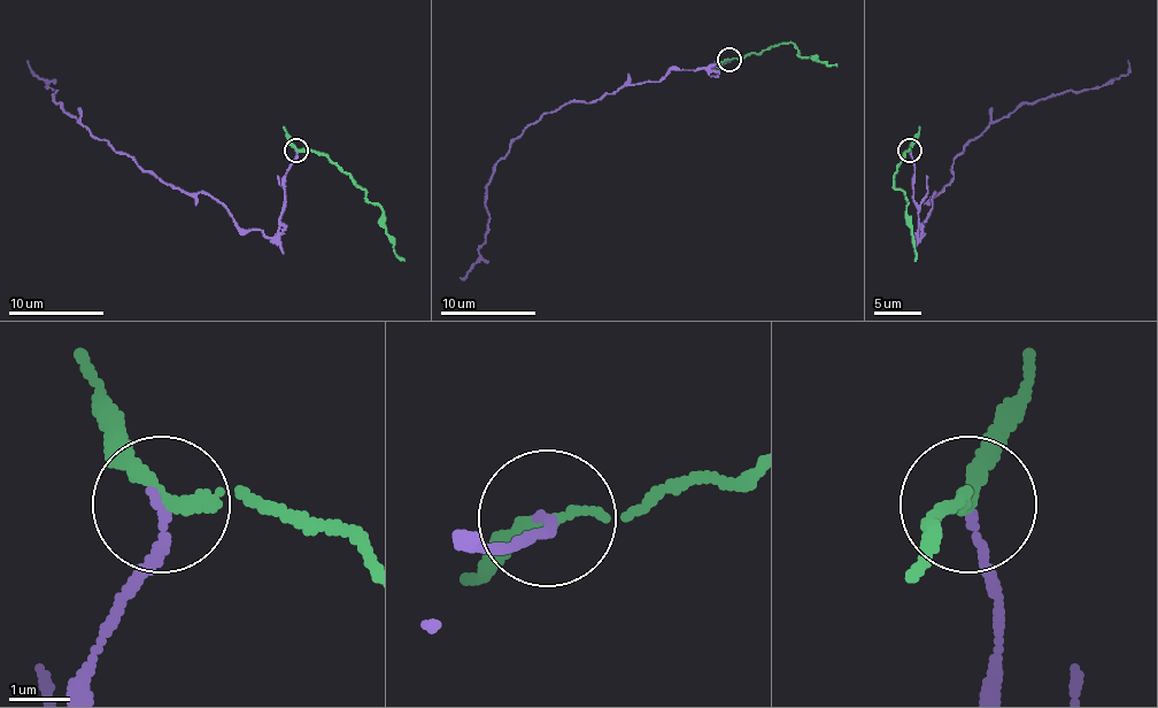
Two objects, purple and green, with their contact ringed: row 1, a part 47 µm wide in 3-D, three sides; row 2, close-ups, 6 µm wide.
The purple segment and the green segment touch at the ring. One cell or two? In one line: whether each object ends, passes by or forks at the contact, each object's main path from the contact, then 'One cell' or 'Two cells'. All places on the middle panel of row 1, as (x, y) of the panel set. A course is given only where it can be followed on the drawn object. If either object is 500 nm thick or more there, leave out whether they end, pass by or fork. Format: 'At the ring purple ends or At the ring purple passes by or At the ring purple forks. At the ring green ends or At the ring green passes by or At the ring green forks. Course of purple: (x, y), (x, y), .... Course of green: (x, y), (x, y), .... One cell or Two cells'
At the ring purple ends. At the ring green passes by. Course of purple: (728, 60), (673, 69), (591, 102), (566, 102), (524, 129), (491, 174), (488, 232), (479, 259), (460, 278). Course of green: (728, 60), (742, 60), (751, 53), (792, 43), (802, 58), (813, 55), (825, 64), (838, 64). Two cells

